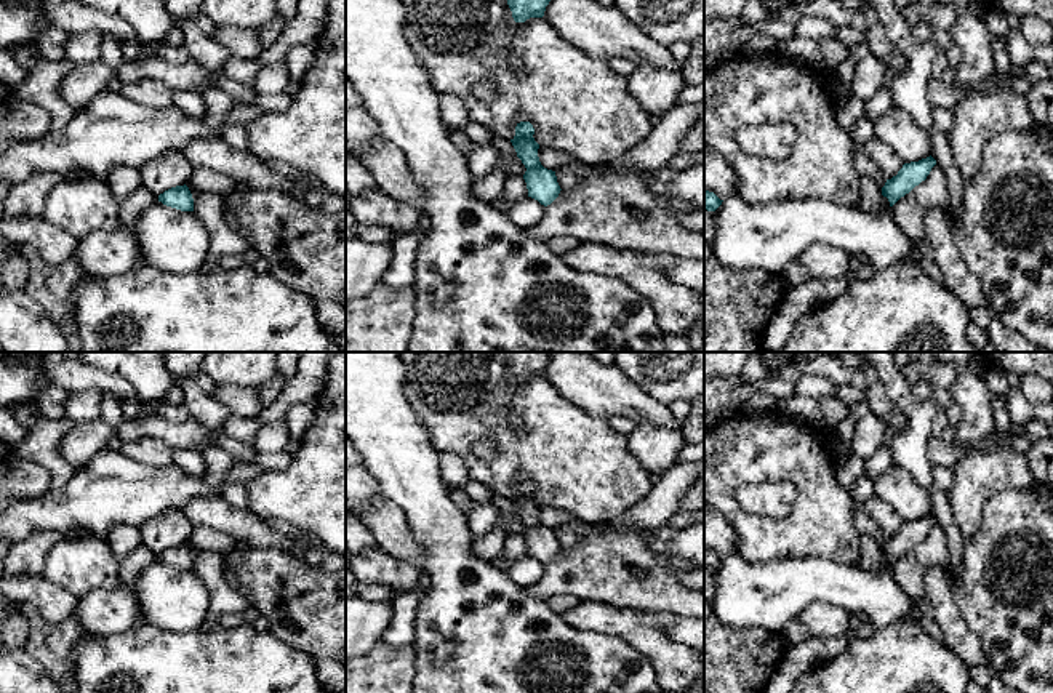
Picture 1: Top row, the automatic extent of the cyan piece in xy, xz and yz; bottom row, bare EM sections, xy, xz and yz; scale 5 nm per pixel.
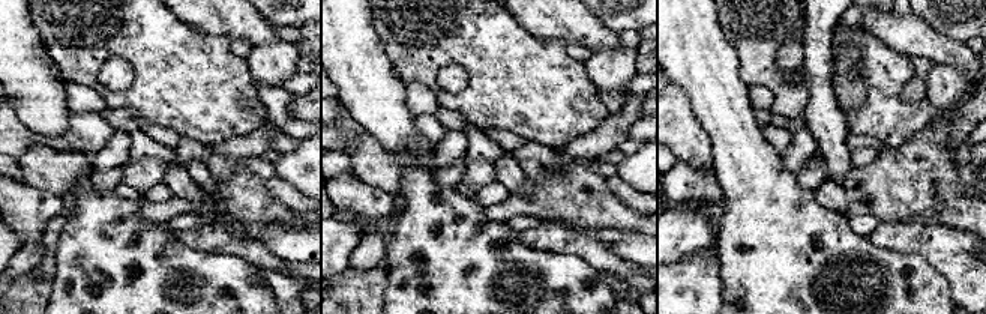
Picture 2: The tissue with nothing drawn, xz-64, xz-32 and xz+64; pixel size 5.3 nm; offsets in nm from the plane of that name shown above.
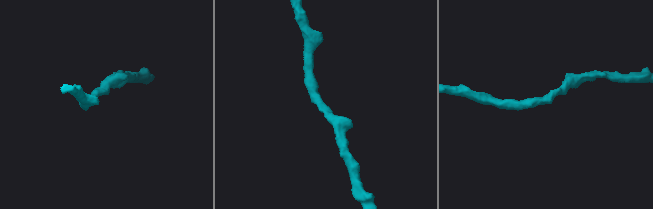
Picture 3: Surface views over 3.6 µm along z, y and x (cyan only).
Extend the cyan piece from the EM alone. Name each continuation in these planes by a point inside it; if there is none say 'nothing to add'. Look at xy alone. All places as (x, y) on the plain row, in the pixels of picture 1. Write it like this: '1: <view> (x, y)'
nothing to add

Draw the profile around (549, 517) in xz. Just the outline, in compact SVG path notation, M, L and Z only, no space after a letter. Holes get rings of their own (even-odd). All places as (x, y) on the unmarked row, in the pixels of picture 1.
M539 506L538 515L539 515L541 523L552 530L559 528L560 525L563 525L570 520L575 520L573 514L570 514L563 509L554 509L551 506Z

